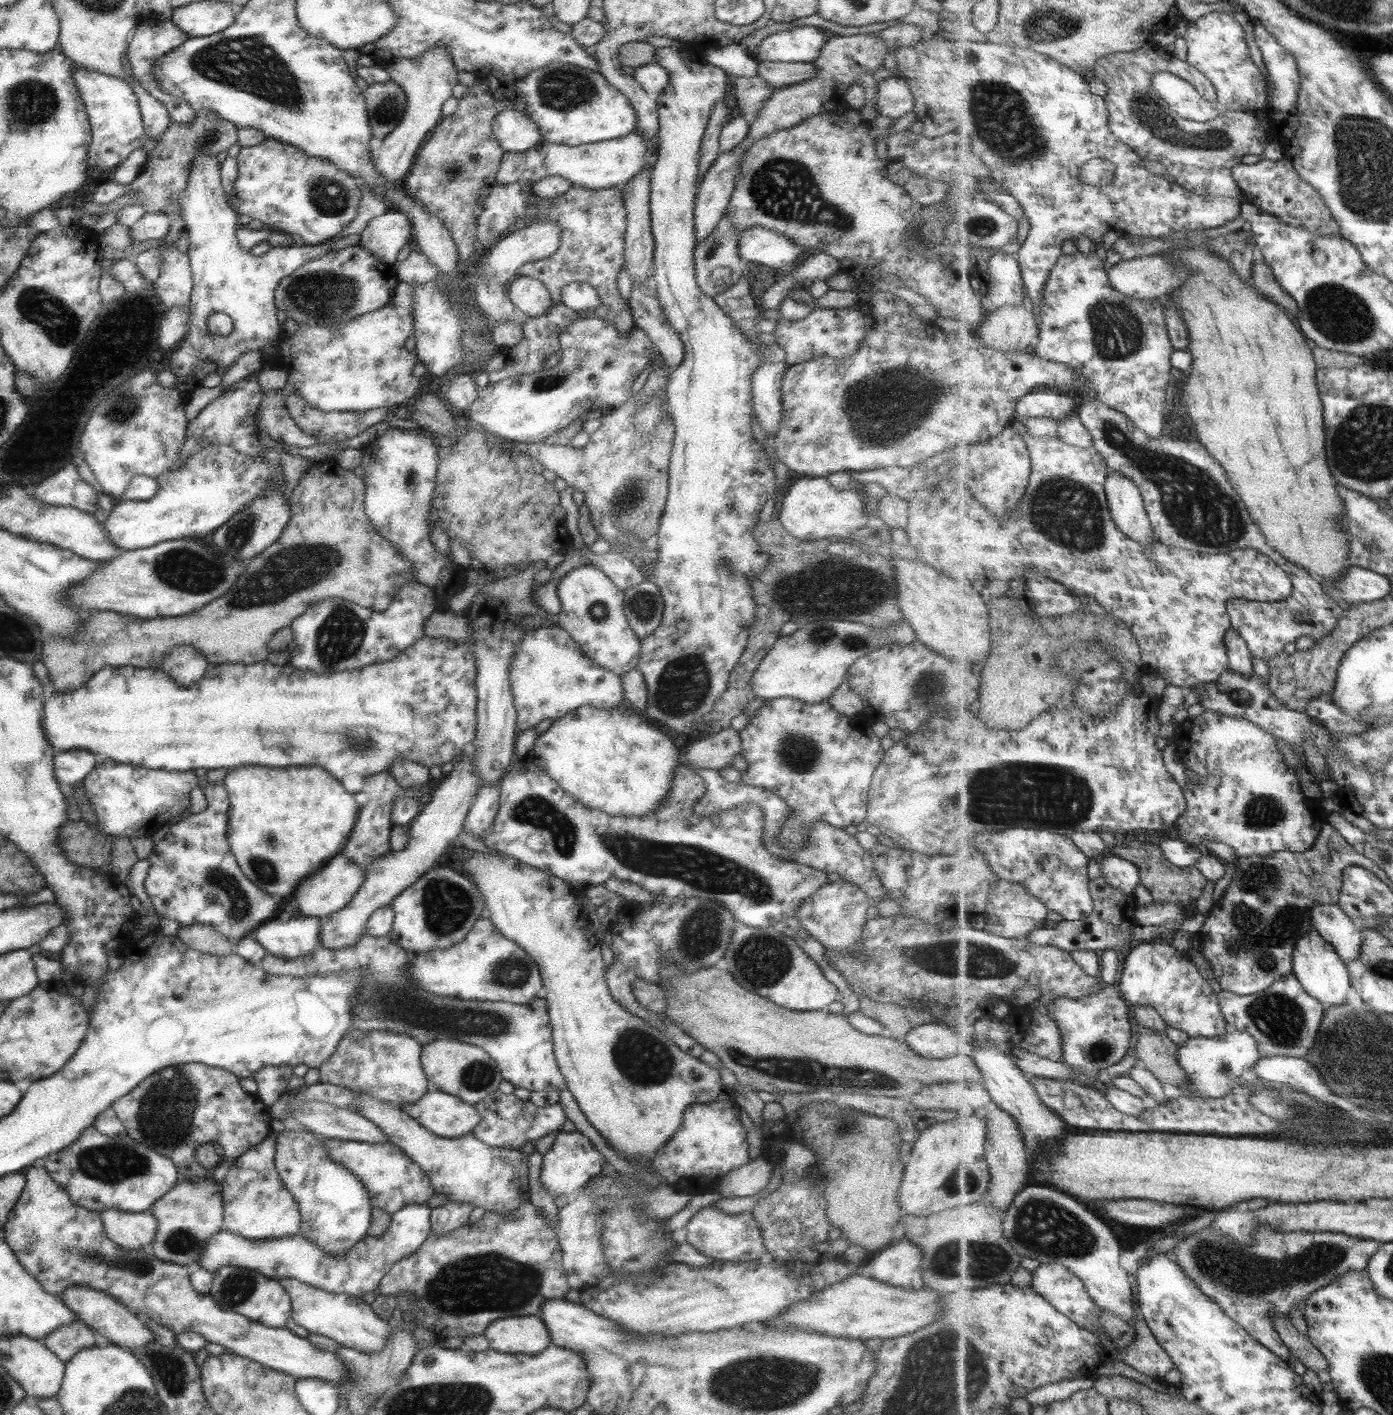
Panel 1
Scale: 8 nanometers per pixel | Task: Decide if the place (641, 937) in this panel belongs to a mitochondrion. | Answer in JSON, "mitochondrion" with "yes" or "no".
{"mitochondrion":"no"}

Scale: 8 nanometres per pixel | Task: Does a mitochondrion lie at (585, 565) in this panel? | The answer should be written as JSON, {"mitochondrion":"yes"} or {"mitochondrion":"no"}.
{"mitochondrion":"no"}

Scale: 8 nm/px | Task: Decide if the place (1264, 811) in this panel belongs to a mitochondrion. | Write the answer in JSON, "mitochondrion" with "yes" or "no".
{"mitochondrion":"yes"}

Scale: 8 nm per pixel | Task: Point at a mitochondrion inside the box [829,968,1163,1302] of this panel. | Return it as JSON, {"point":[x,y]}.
{"point":[1039,1224]}

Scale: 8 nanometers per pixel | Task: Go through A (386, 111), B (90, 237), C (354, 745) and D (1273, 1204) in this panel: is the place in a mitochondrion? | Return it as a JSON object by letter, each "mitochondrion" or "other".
{"A":"mitochondrion","B":"other","C":"mitochondrion","D":"other"}

